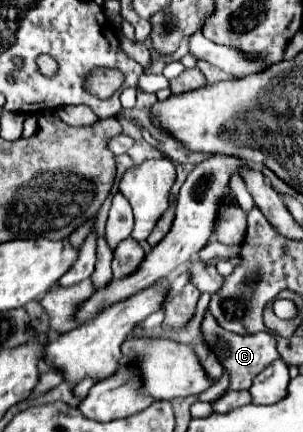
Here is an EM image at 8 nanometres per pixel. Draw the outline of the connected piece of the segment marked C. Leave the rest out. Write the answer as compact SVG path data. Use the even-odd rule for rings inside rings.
M209 310L205 312L203 322L201 322L201 338L209 346L209 350L219 358L221 366L229 374L229 388L233 388L233 390L247 390L249 384L253 382L253 378L265 366L269 366L271 362L275 362L279 358L273 334L269 334L269 332L257 332L257 334L241 336L241 334L229 332L229 330L225 330L225 328L219 326L219 322L215 320L215 316Z

